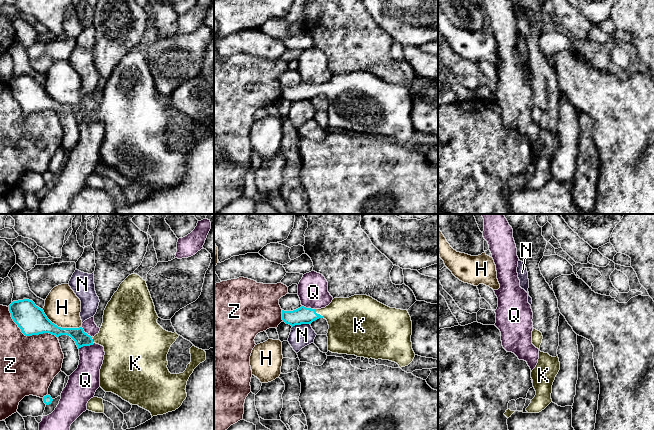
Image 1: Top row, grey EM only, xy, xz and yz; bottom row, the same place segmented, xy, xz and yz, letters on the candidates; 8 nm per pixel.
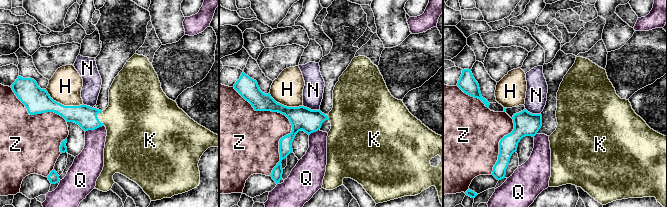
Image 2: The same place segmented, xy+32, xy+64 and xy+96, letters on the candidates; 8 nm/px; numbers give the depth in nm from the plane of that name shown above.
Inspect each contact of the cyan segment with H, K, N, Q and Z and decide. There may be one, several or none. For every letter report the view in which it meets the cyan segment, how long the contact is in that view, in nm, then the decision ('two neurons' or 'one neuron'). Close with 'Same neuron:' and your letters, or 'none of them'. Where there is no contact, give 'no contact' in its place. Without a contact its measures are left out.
H: contact in xy; length 340 nm; two neurons
K: contact in xz; length 100 nm; one neuron
N: contact in xz; length 150 nm; two neurons
Q: contact in xy; length 140 nm; two neurons
Z: contact in xy; length 460 nm; two neurons
Same neuron: K

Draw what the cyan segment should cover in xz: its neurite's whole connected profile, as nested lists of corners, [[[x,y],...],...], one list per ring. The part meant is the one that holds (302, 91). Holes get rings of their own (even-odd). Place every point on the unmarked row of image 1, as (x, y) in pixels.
[[[367,71],[334,74],[328,82],[321,85],[301,82],[293,87],[282,86],[283,98],[292,103],[311,100],[319,94],[328,98],[328,127],[332,129],[389,136],[397,139],[400,144],[408,142],[415,133],[411,118],[412,97],[407,86],[390,84]]]

